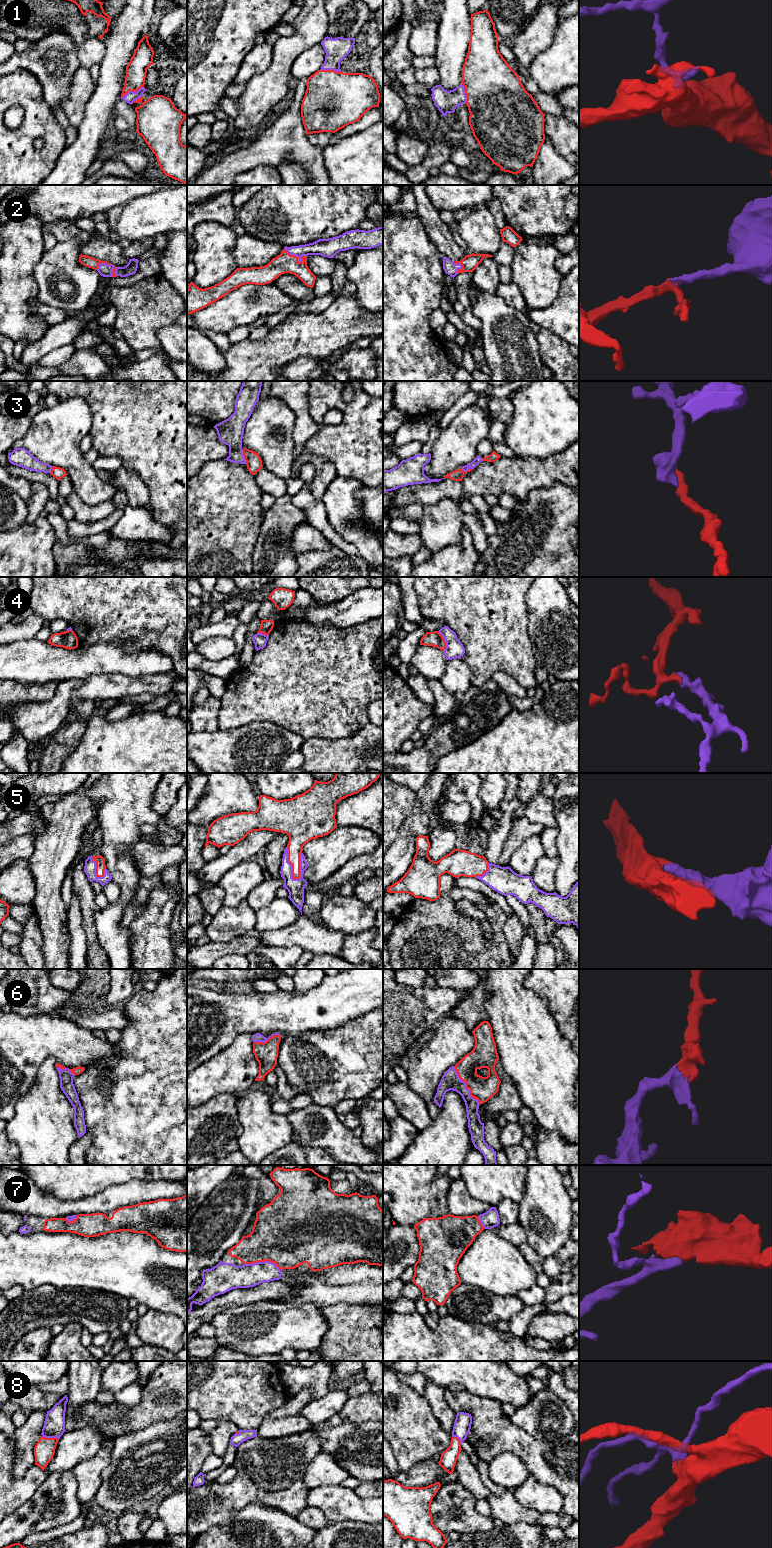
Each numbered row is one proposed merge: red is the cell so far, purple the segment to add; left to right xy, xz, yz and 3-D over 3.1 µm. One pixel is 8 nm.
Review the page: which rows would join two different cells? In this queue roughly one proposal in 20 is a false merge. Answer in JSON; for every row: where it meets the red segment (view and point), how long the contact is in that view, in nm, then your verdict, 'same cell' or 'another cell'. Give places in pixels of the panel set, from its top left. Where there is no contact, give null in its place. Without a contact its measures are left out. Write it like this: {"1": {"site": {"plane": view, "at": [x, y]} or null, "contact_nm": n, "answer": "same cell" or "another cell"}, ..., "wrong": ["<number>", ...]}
{"1": {"site": {"plane": "xy", "at": [132, 90]}, "contact_nm": 200, "answer": "same cell"}, "2": {"site": {"plane": "xz", "at": [295, 256]}, "contact_nm": 200, "answer": "same cell"}, "3": {"site": {"plane": "xz", "at": [244, 456]}, "contact_nm": 130, "answer": "same cell"}, "4": {"site": {"plane": "yz", "at": [444, 641]}, "contact_nm": 170, "answer": "same cell"}, "5": {"site": {"plane": "xz", "at": [291, 864]}, "contact_nm": 280, "answer": "same cell"}, "6": {"site": {"plane": "yz", "at": [466, 1086]}, "contact_nm": 380, "answer": "same cell"}, "7": {"site": {"plane": "xz", "at": [263, 1261]}, "contact_nm": 300, "answer": "same cell"}, "8": {"site": {"plane": "xy", "at": [50, 1438]}, "contact_nm": 140, "answer": "same cell"}, "wrong": []}

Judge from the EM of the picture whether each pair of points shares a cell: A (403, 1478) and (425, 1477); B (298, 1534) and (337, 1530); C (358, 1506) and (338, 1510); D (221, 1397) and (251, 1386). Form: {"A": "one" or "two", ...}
{"A": "one", "B": "two", "C": "one", "D": "one"}

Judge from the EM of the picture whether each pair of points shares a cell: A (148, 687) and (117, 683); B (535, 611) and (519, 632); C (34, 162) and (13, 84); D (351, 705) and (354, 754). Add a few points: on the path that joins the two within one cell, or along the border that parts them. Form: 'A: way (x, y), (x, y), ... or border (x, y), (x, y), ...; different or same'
A: way (140, 686), (125, 686); same
B: border (525, 597), (527, 634), (532, 643); different
C: way (28, 143), (30, 103); same
D: border (369, 723), (349, 737), (330, 740); different

